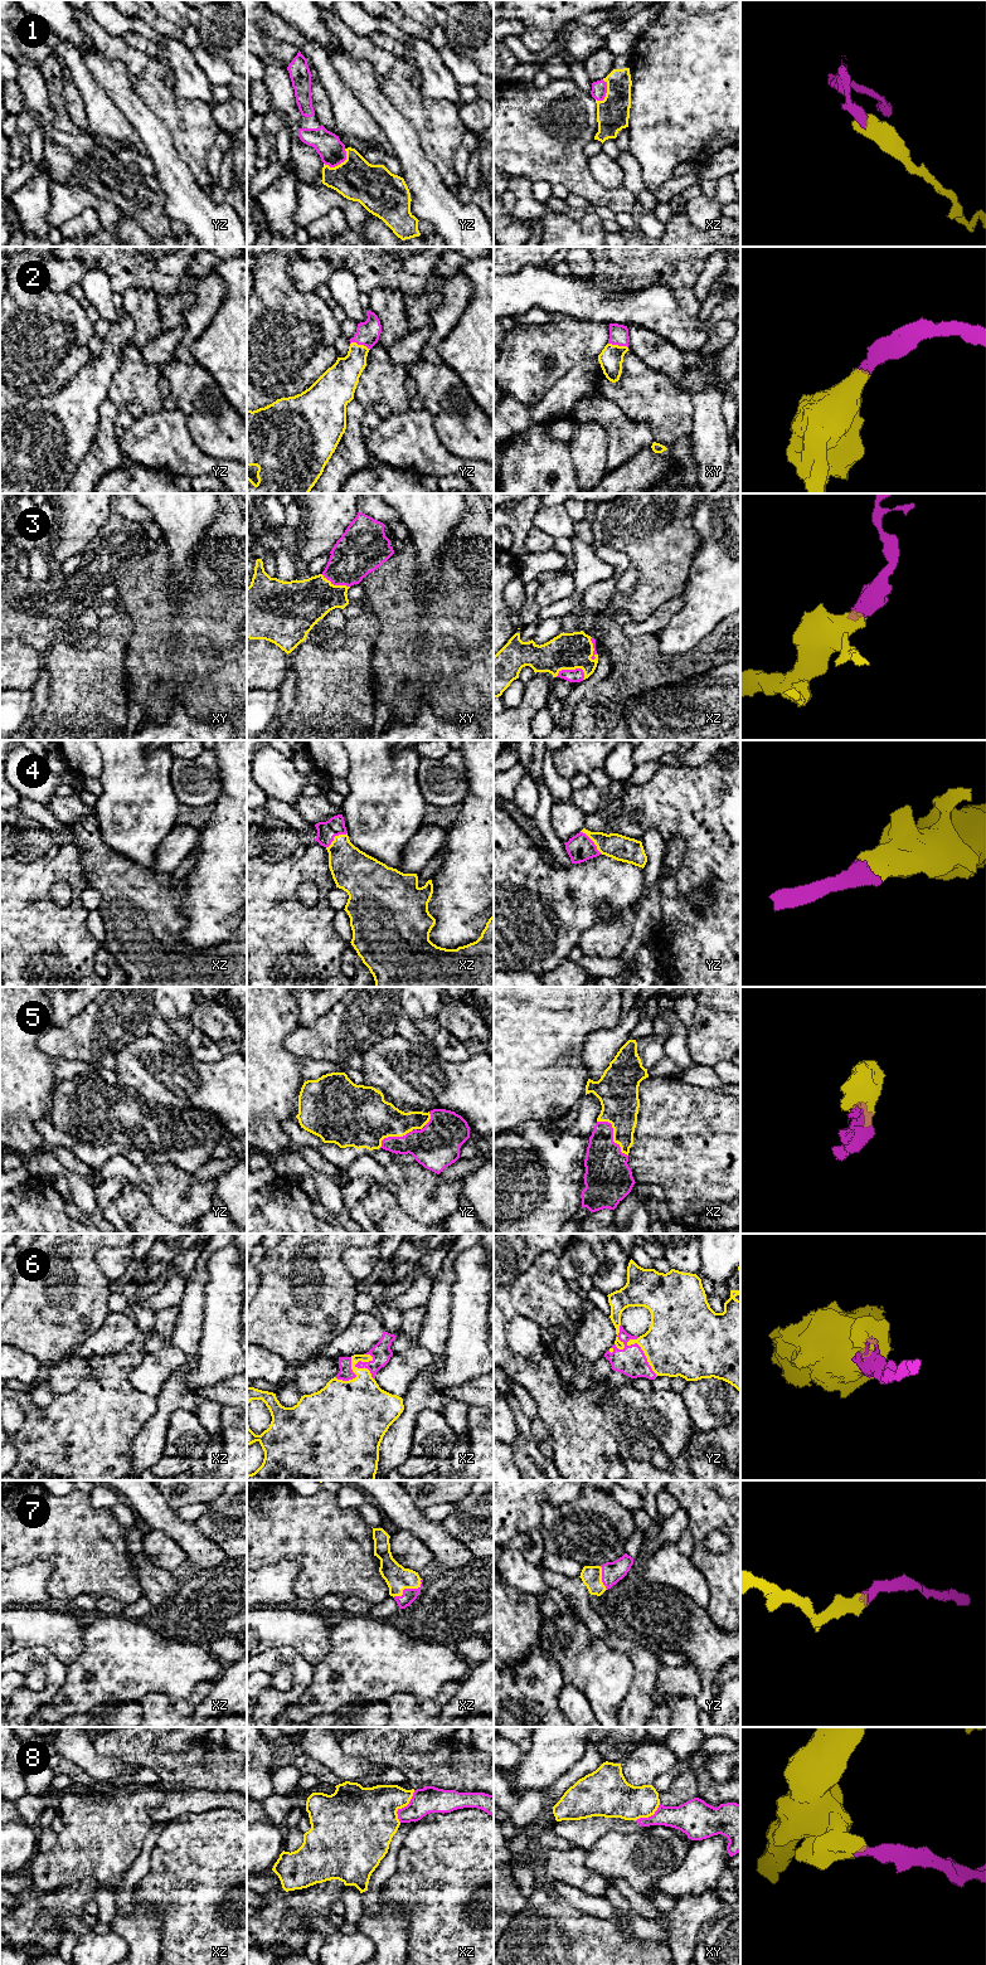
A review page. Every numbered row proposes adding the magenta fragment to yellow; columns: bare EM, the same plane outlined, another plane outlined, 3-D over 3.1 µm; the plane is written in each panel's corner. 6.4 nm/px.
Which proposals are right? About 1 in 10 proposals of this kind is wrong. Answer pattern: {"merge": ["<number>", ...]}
{"merge": ["1", "2", "3", "4", "5", "6", "7"]}

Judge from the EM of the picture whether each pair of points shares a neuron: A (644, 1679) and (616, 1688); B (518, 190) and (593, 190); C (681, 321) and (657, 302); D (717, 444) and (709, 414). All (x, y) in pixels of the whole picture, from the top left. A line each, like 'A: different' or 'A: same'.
A: different
B: different
C: same
D: same

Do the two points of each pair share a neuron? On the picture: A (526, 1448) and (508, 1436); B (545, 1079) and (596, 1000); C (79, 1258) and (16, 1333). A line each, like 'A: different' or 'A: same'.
A: different
B: same
C: same

